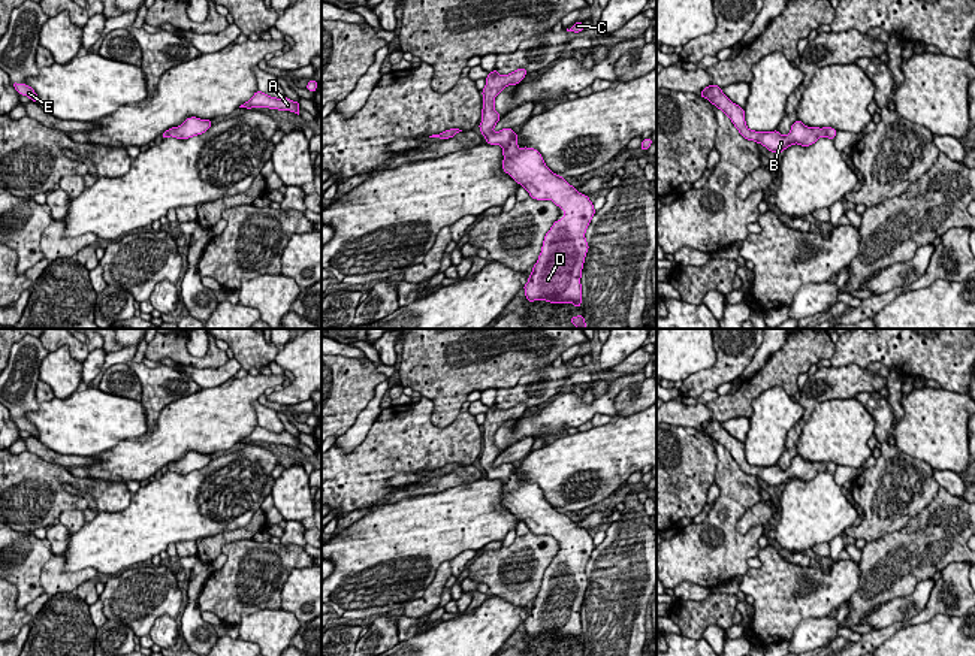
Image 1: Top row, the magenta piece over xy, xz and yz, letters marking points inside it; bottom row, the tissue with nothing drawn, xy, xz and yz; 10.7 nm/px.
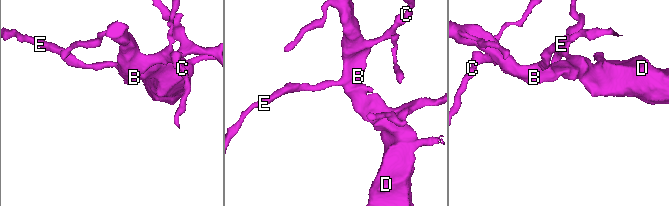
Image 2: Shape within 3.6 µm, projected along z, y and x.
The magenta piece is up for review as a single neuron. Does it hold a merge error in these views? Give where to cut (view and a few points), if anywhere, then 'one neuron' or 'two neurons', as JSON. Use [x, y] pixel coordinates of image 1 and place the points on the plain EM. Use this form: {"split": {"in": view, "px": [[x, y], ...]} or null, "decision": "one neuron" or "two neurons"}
{"split": null, "decision": "one neuron"}

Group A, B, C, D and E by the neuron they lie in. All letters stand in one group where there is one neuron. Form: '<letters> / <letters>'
A B C D E

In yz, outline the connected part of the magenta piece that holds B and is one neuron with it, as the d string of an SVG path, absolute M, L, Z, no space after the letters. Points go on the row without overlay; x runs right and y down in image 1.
M712 418L701 424L700 430L707 433L712 439L721 444L739 465L739 468L757 478L761 478L769 486L781 489L788 481L797 478L802 481L813 480L821 471L834 475L836 463L833 462L808 462L800 454L794 456L788 469L782 471L778 465L773 466L755 466L749 465L745 456L745 444L733 438L722 423Z

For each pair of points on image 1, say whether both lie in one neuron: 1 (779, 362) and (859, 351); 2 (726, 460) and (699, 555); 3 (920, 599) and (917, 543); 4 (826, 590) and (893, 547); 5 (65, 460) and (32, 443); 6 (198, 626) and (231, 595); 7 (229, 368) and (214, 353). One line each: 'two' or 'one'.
1: two
2: one
3: two
4: two
5: one
6: two
7: two

